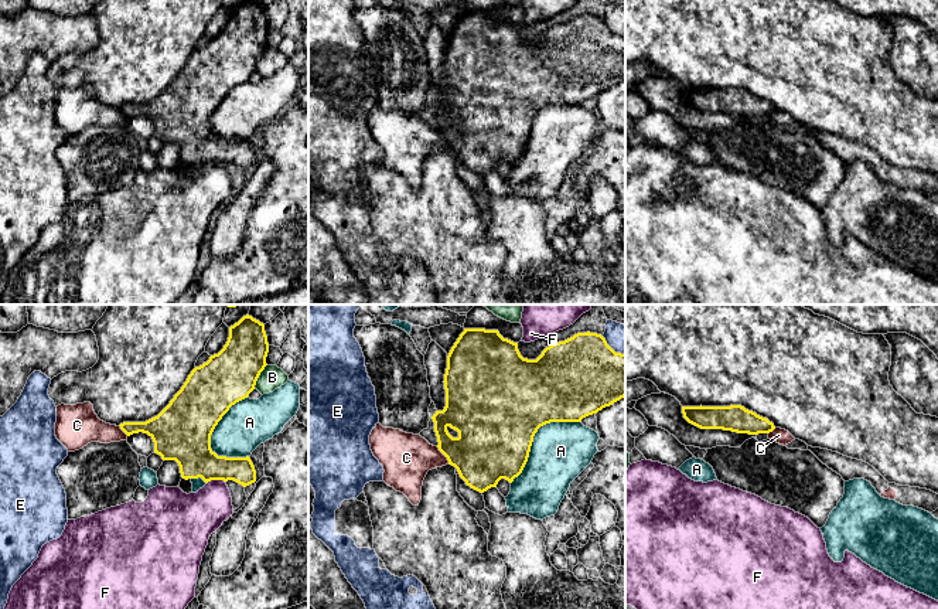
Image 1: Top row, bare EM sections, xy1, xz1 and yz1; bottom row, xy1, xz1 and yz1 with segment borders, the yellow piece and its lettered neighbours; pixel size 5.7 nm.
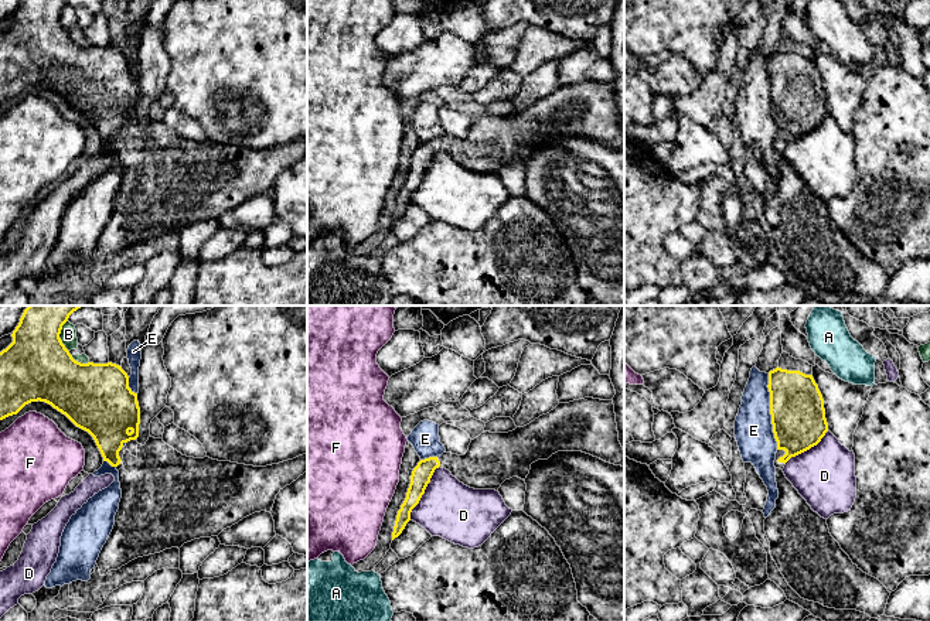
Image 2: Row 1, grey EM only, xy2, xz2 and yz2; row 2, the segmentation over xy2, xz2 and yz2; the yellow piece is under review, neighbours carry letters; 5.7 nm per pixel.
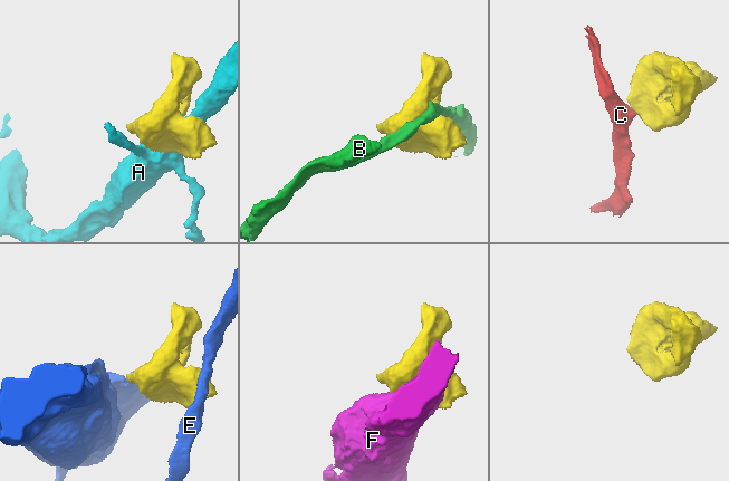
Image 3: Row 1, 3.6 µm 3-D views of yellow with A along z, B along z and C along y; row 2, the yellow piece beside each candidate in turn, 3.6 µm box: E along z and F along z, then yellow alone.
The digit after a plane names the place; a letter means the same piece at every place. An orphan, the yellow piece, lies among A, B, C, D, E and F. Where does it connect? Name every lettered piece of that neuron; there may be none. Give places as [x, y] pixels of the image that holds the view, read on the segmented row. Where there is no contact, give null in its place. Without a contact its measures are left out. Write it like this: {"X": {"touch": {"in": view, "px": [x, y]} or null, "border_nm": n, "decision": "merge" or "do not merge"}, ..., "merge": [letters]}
{"A": {"touch": {"in": "xy1", "px": [217, 424]}, "border_nm": 400, "decision": "do not merge"}, "B": {"touch": {"in": "xy2", "px": [58, 335]}, "border_nm": 180, "decision": "do not merge"}, "C": {"touch": {"in": "xz1", "px": [443, 453]}, "border_nm": 130, "decision": "do not merge"}, "D": {"touch": {"in": "xz2", "px": [423, 492]}, "border_nm": 360, "decision": "do not merge"}, "E": {"touch": {"in": "yz2", "px": [770, 412]}, "border_nm": 440, "decision": "do not merge"}, "F": {"touch": {"in": "xy1", "px": [215, 479]}, "border_nm": 110, "decision": "do not merge"}, "merge": []}

